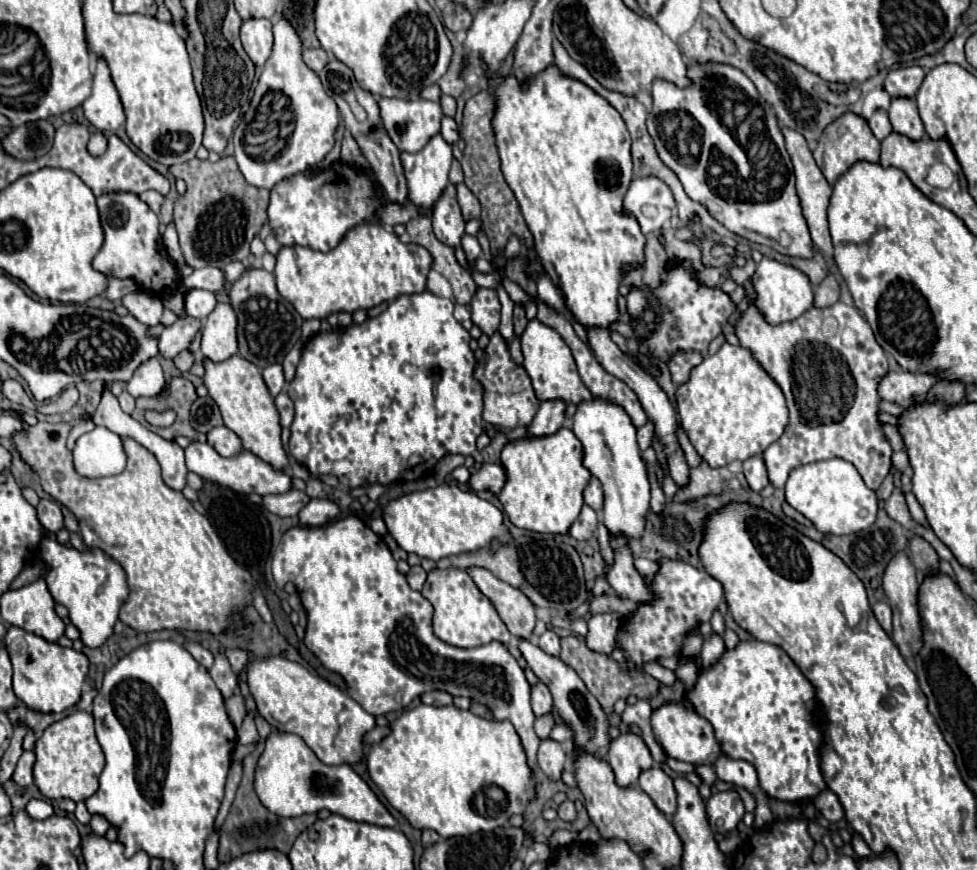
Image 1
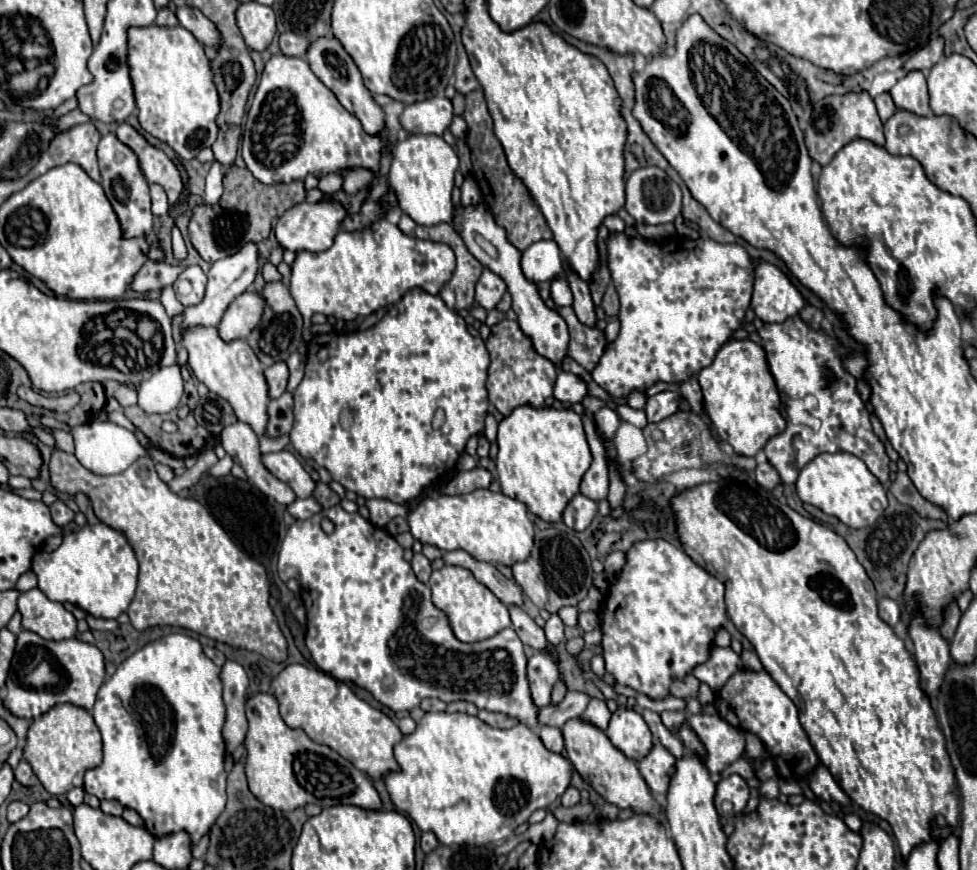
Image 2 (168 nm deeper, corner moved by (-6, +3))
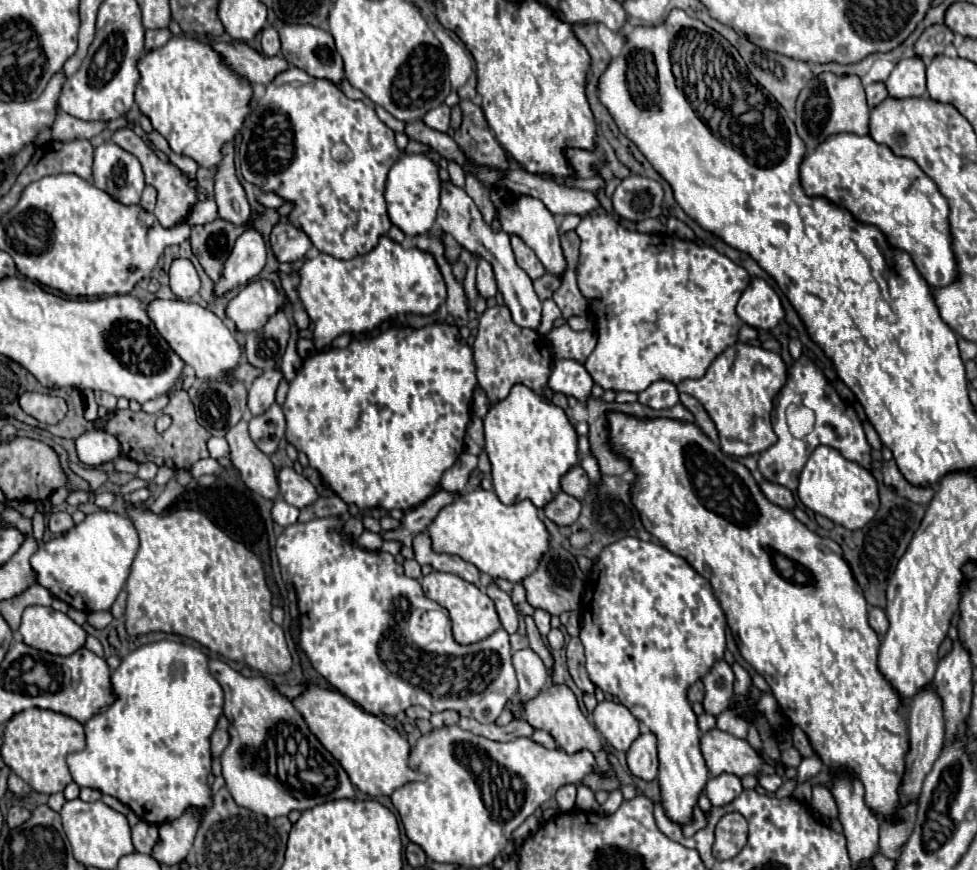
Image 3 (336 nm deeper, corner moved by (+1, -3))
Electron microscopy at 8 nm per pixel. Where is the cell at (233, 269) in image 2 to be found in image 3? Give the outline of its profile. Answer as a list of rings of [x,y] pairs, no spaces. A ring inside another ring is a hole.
[[[250,227],[236,239],[236,245],[224,265],[222,277],[214,285],[216,295],[220,297],[238,285],[246,285],[262,271],[264,263],[266,263],[266,243],[262,235],[254,227]]]

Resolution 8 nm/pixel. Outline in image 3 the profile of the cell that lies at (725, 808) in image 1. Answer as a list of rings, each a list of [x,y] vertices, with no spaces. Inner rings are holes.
[[[722,773],[716,777],[710,777],[706,783],[706,795],[710,799],[712,805],[722,807],[726,803],[730,803],[732,799],[736,799],[742,793],[742,783],[740,777],[730,775],[730,773]]]

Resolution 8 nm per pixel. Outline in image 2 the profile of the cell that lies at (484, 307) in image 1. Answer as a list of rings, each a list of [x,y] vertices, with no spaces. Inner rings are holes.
[[[485,269],[481,279],[477,281],[477,287],[475,287],[475,301],[483,309],[491,311],[491,309],[495,309],[499,305],[505,291],[507,291],[505,281],[499,275],[495,275],[491,269]]]

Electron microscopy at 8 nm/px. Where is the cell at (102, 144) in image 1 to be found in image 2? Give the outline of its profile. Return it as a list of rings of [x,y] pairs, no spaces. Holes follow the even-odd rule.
[[[107,133],[101,137],[99,141],[99,149],[97,149],[97,157],[99,157],[99,167],[101,167],[101,187],[121,223],[121,231],[123,231],[123,239],[135,239],[135,237],[149,237],[153,233],[153,213],[151,213],[151,199],[149,199],[149,187],[145,177],[141,175],[139,163],[135,153],[123,145],[121,141],[117,141],[117,137],[113,133]]]

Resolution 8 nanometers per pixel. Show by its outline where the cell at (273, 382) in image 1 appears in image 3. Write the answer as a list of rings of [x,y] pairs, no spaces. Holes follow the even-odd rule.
[[[264,371],[254,379],[248,391],[248,409],[252,415],[262,415],[274,403],[274,393],[282,378],[280,371]]]

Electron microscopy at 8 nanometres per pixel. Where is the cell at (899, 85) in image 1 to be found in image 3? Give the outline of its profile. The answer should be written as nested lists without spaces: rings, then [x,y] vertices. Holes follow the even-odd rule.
[[[932,25],[928,27],[914,45],[914,55],[922,55],[924,59],[932,59],[942,55],[946,45],[954,41],[954,33],[946,25]]]

